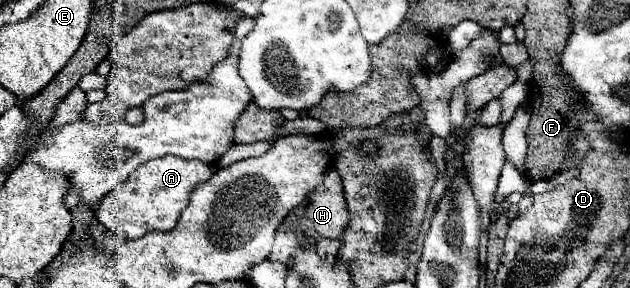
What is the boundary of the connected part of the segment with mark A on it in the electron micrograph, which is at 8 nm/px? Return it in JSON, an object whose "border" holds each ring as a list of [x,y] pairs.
{"border":[[[161,156],[141,164],[129,180],[125,180],[113,192],[107,192],[103,200],[97,202],[95,214],[101,224],[117,234],[127,234],[131,240],[145,236],[151,230],[171,230],[177,218],[187,208],[191,190],[211,178],[217,168],[199,160],[185,160],[177,156]]]}

